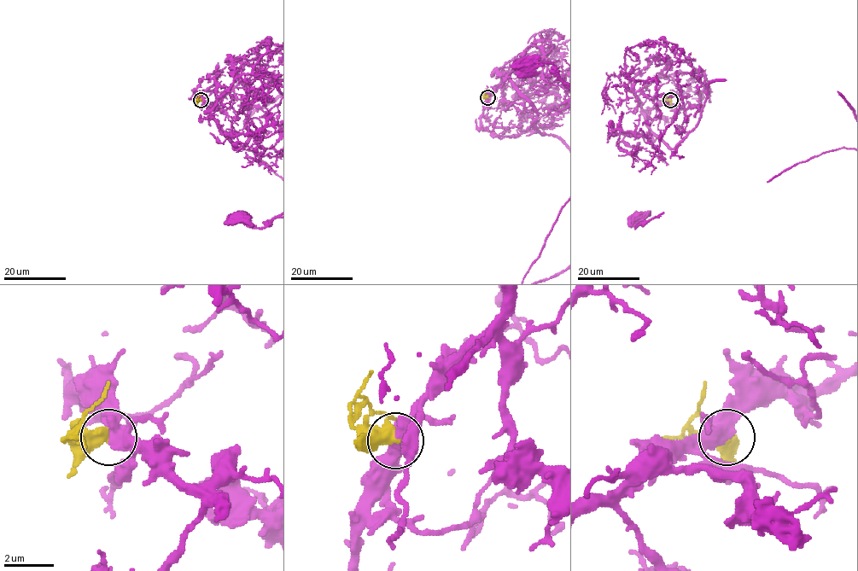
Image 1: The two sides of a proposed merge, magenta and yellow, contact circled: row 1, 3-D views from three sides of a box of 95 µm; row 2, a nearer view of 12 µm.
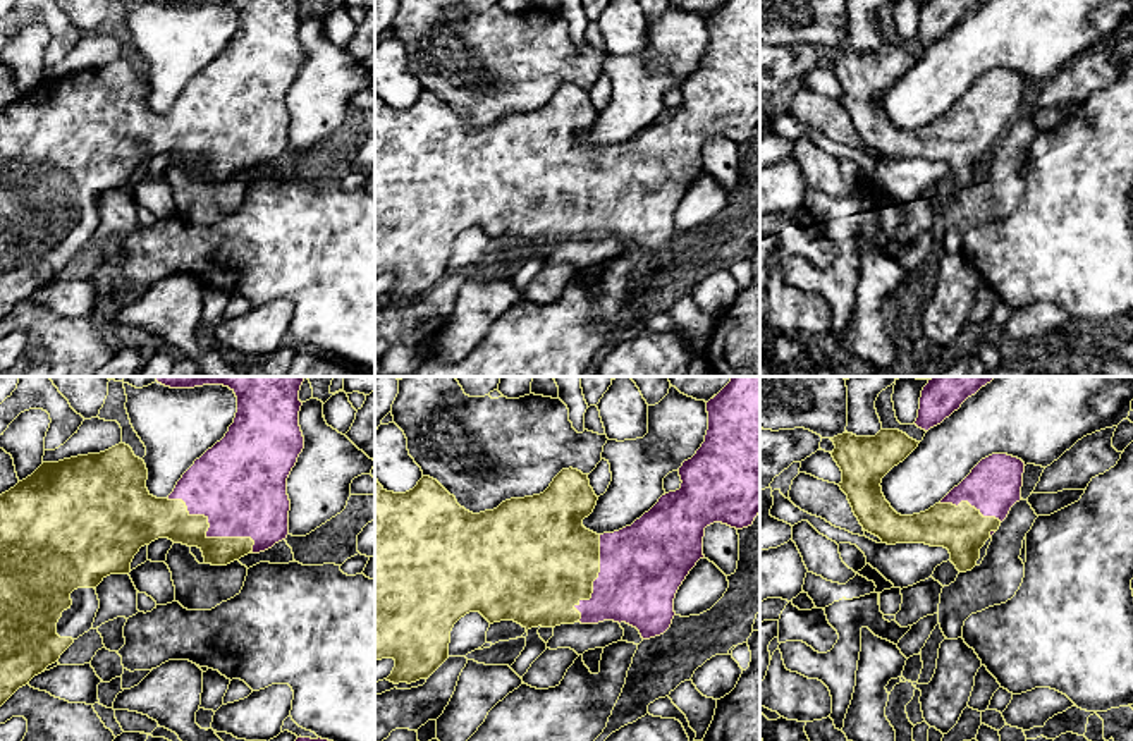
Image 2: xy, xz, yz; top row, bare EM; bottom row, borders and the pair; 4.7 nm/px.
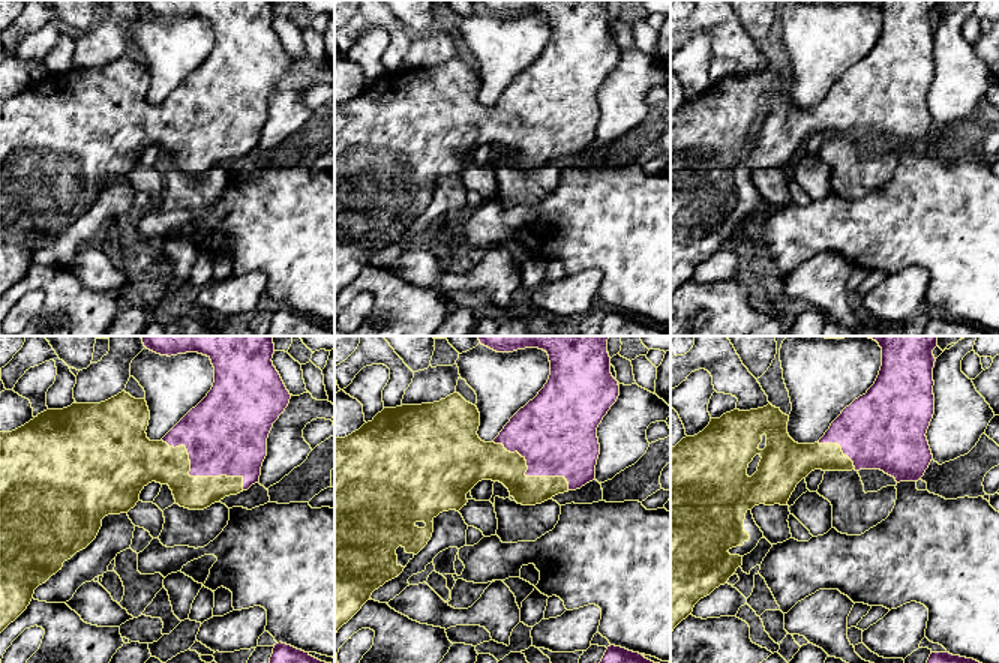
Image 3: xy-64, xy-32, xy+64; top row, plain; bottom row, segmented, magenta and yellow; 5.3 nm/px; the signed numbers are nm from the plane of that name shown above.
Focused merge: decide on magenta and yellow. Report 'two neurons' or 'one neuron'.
one neuron

